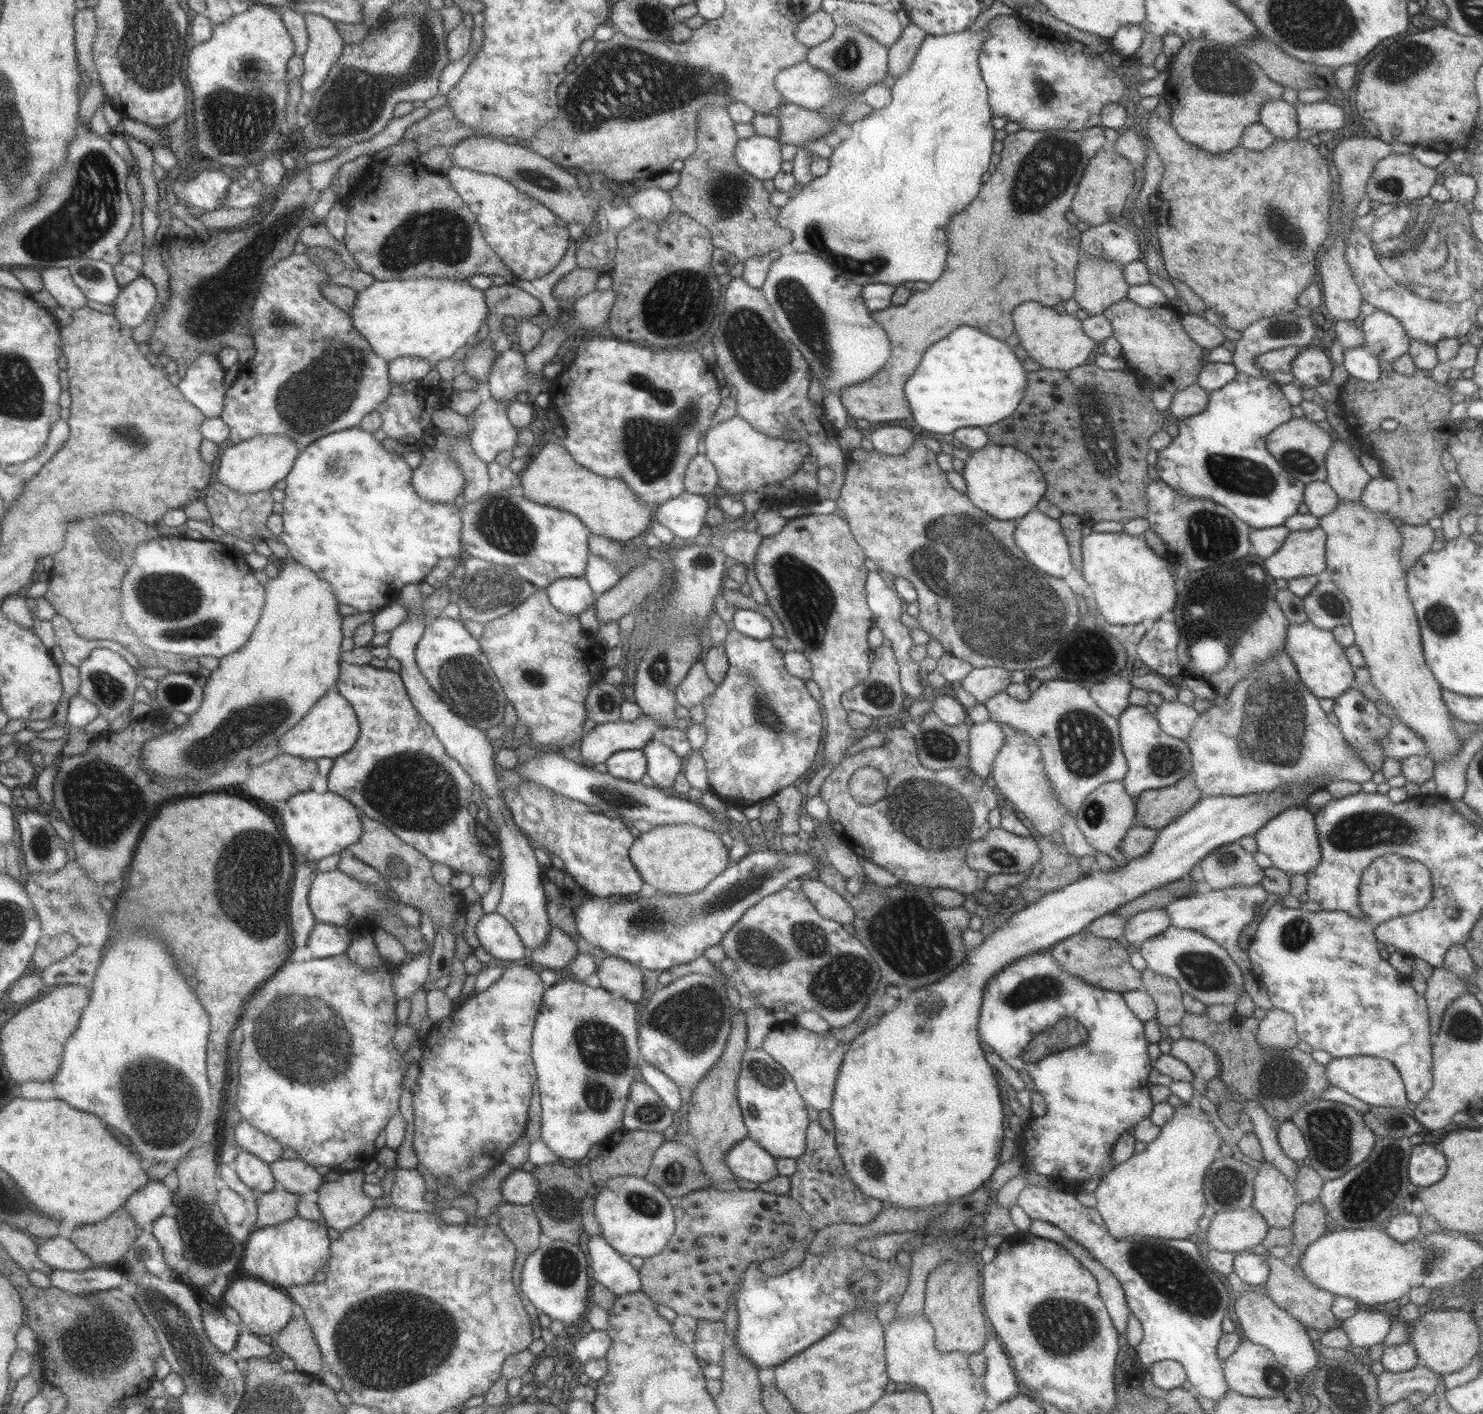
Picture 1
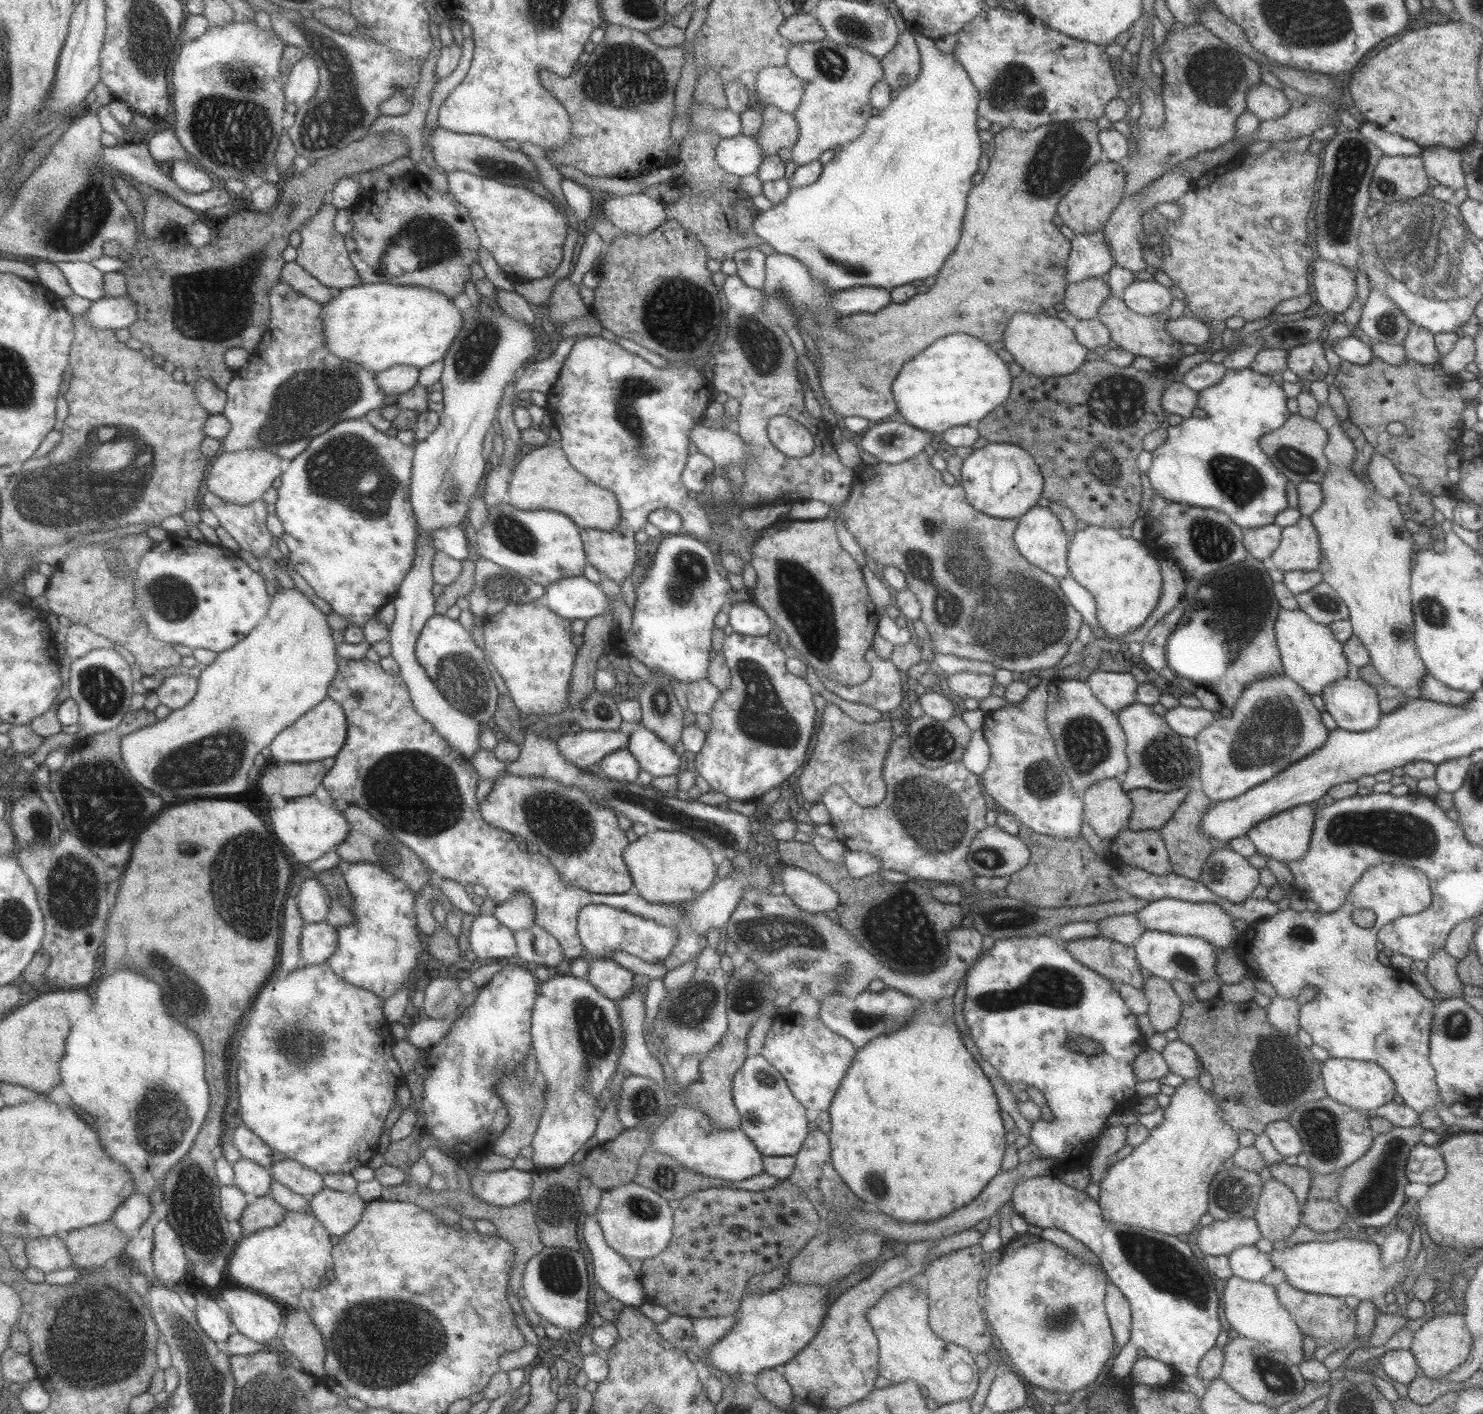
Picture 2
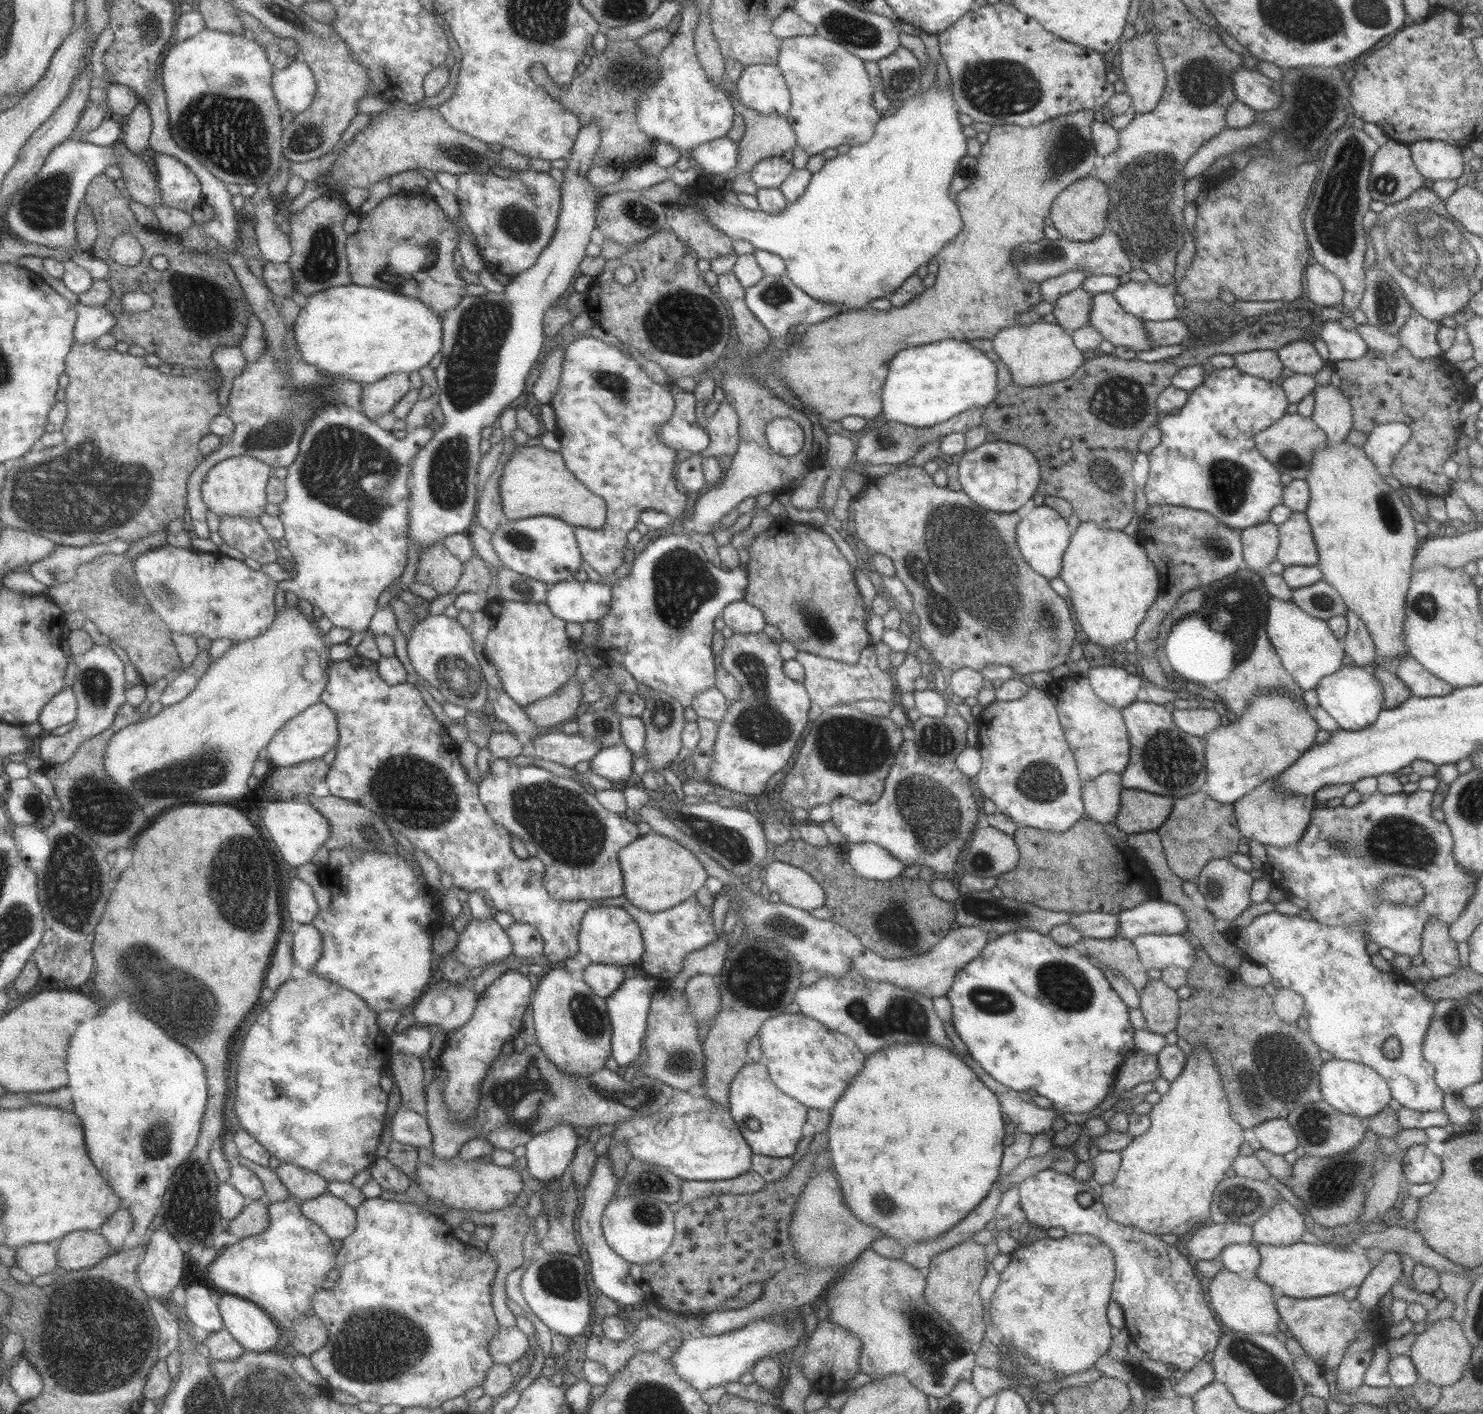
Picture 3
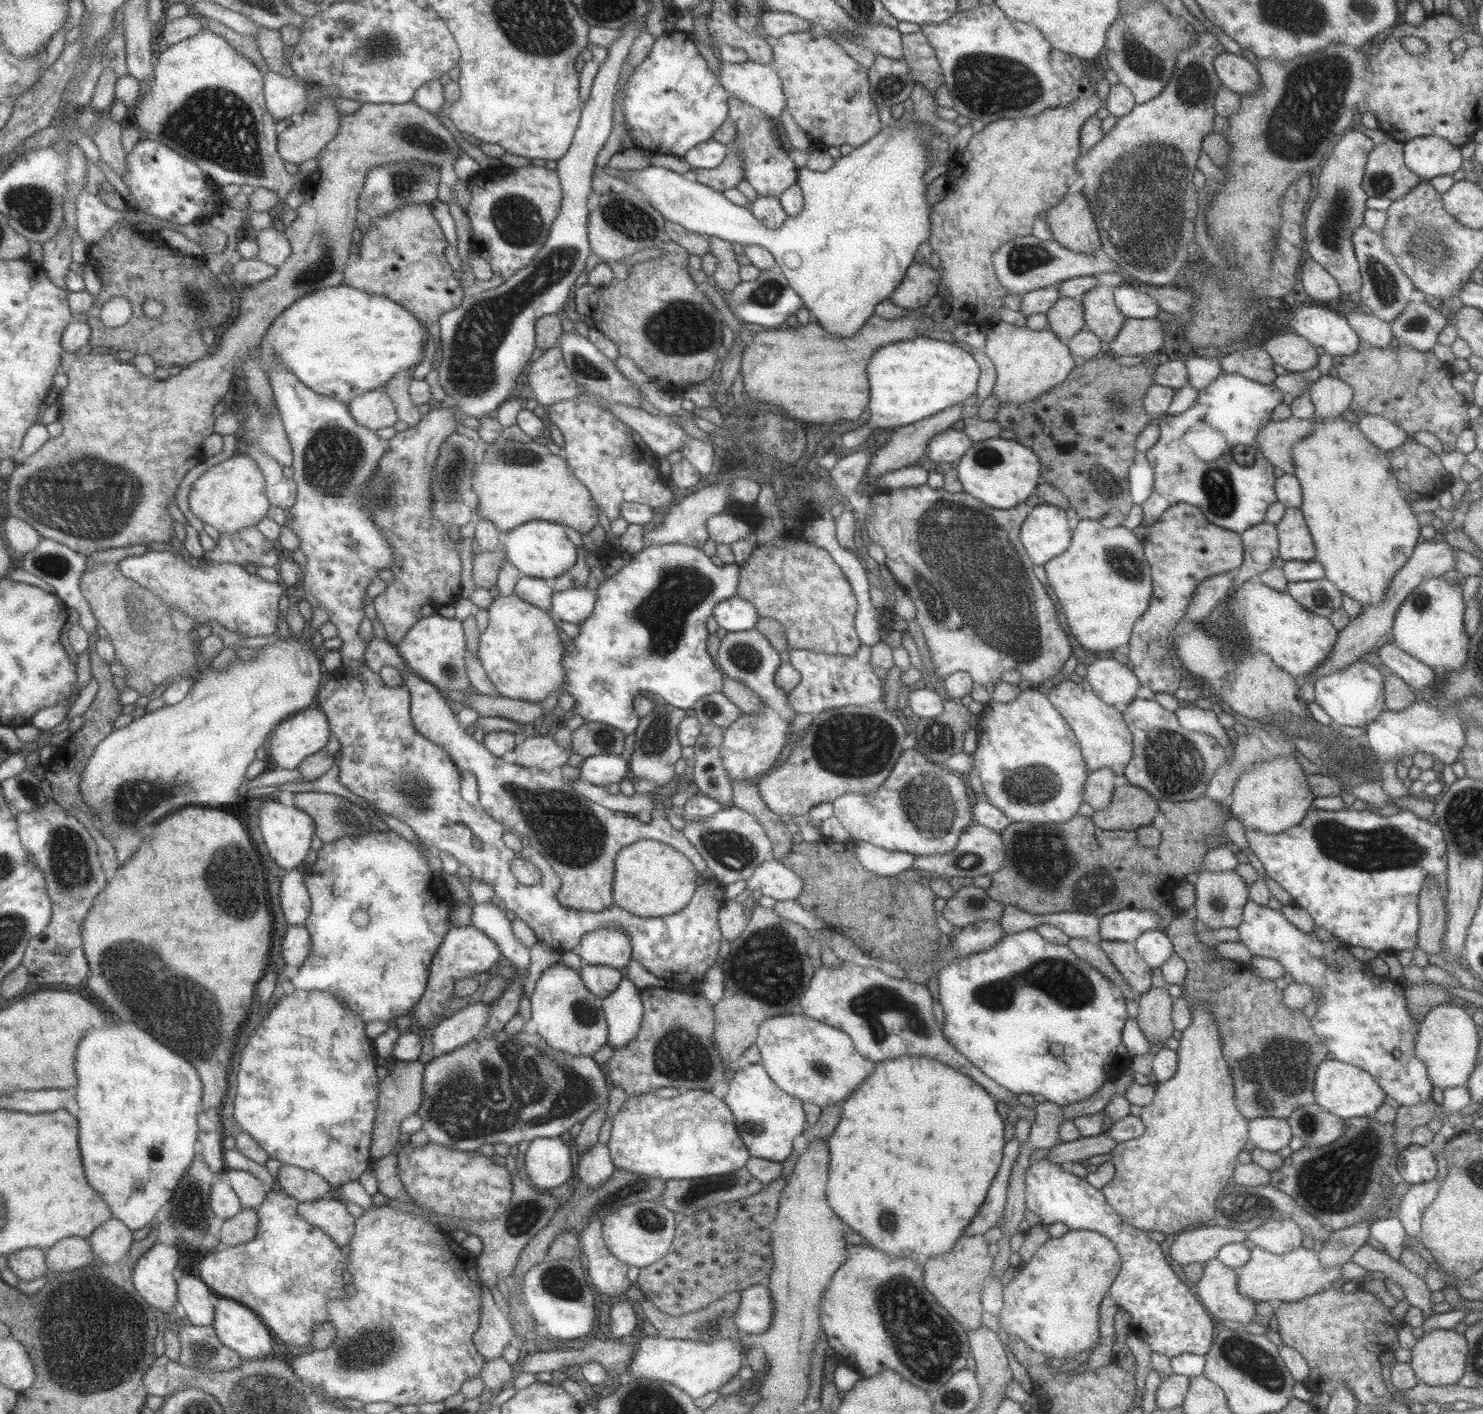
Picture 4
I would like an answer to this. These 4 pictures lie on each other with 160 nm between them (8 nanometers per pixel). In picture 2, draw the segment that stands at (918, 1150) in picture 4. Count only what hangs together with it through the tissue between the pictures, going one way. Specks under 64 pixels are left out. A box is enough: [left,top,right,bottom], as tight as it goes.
[827,1001,1007,1222]

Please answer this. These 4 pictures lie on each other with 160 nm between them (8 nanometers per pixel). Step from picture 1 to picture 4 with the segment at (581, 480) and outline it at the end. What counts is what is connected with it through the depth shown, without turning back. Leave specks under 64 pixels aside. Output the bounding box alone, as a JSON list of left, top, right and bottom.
[474,439,599,534]

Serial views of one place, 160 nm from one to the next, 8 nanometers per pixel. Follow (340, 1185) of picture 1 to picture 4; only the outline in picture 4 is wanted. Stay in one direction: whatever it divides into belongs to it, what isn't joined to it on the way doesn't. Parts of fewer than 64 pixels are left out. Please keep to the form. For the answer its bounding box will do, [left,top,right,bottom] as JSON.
[299,1195,358,1247]

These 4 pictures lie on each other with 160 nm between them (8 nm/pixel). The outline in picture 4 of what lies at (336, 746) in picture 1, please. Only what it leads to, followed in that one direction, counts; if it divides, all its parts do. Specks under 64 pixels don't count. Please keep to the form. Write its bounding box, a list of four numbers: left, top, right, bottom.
[268,710,333,770]

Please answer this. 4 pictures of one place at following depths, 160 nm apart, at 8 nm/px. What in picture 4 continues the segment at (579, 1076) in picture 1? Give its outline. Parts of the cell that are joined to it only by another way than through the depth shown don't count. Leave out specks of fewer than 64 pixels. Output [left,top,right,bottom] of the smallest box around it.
[522,961,608,1189]

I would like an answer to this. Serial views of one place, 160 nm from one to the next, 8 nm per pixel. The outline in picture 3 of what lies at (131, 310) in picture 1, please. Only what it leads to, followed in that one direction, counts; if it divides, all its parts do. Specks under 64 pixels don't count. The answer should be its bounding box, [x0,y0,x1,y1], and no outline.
[75,302,118,343]

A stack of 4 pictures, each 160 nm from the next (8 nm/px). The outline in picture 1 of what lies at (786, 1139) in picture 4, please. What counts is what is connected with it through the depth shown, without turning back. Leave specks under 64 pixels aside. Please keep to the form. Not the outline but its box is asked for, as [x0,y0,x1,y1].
[737,1048,811,1158]

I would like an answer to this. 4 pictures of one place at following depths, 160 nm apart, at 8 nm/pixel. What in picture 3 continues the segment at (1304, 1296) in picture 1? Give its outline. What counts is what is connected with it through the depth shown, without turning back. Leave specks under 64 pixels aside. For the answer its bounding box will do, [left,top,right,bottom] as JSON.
[1276,1293,1390,1373]

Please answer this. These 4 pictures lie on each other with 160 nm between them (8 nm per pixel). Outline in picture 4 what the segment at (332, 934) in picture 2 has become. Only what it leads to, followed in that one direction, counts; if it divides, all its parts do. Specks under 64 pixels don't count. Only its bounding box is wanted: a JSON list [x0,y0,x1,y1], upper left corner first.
[284,925,313,970]

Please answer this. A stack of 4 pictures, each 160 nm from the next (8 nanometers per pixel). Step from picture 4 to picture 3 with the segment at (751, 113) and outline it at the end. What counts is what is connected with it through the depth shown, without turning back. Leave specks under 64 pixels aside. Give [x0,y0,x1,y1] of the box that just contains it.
[750,156,794,188]

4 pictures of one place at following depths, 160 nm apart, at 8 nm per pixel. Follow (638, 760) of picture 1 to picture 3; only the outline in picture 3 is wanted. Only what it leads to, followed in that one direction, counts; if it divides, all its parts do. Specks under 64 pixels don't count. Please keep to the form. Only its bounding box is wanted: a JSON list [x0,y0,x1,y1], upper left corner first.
[590,744,633,782]

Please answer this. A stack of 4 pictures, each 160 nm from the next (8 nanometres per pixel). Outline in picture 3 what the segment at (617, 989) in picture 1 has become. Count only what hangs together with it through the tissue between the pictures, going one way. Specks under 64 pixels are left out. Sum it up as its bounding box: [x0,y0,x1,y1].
[581,963,629,998]

